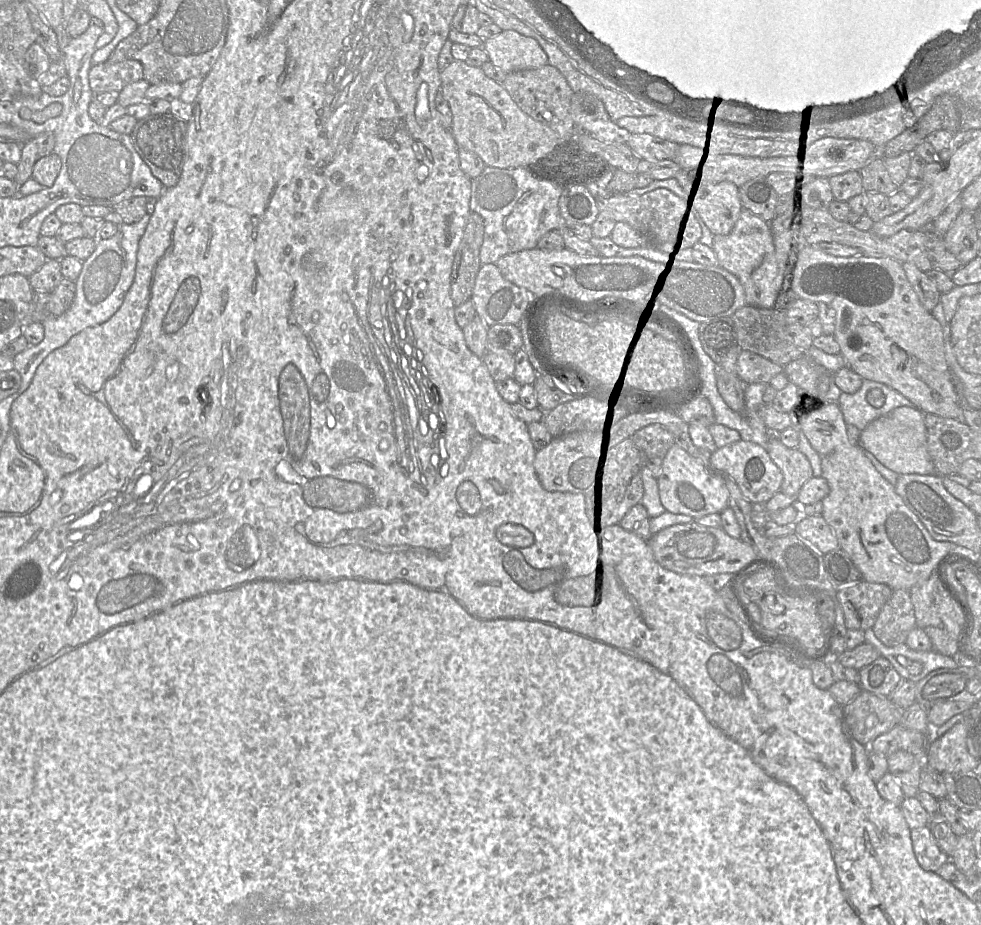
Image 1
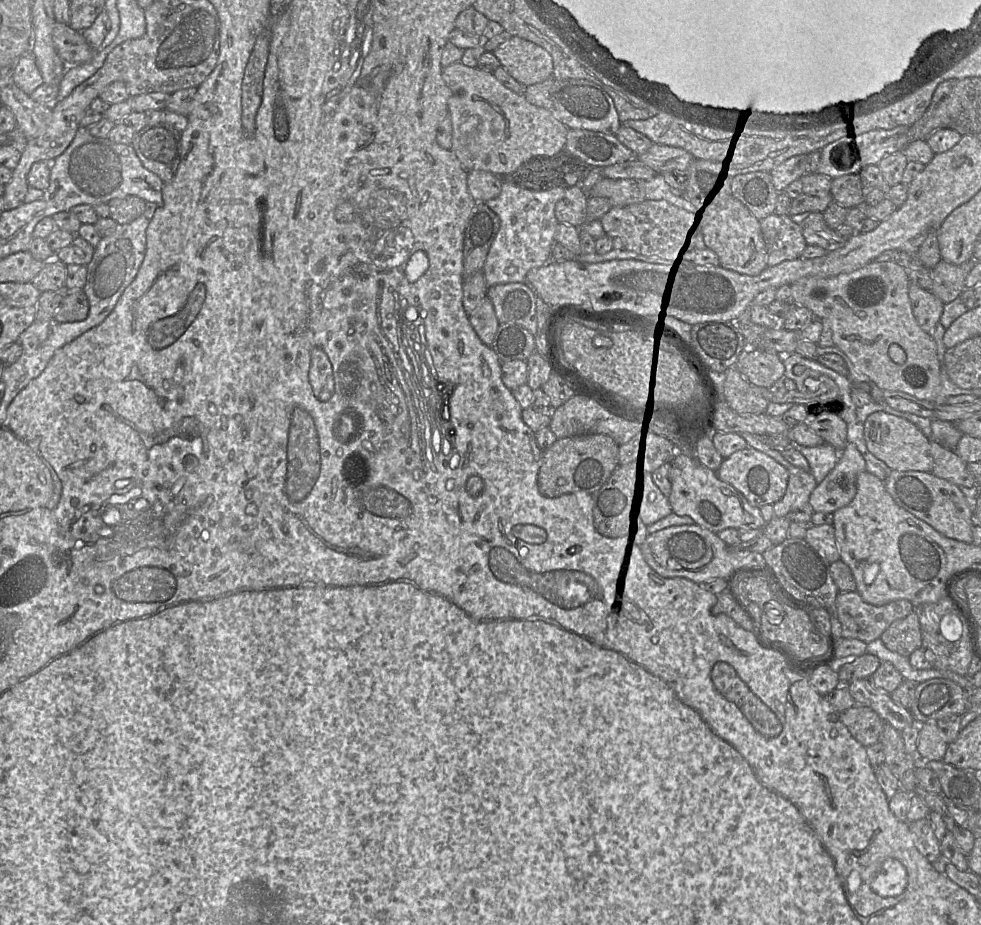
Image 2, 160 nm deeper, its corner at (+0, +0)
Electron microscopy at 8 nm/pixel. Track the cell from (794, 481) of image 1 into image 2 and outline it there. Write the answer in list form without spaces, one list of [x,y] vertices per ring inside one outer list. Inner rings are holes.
[[[791,464],[788,484],[784,496],[773,504],[774,517],[785,517],[790,523],[801,522],[811,525],[812,507],[809,497],[818,484],[811,472]]]

